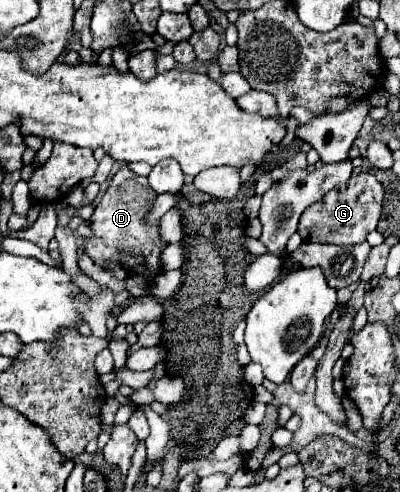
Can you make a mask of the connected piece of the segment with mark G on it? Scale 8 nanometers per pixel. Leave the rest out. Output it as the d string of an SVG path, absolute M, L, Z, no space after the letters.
M370 173L352 175L346 185L338 185L332 191L328 191L322 201L310 205L298 225L298 235L302 241L314 241L314 243L334 243L334 245L356 245L366 239L370 231L376 229L376 223L382 215L382 201L384 201L384 189Z

